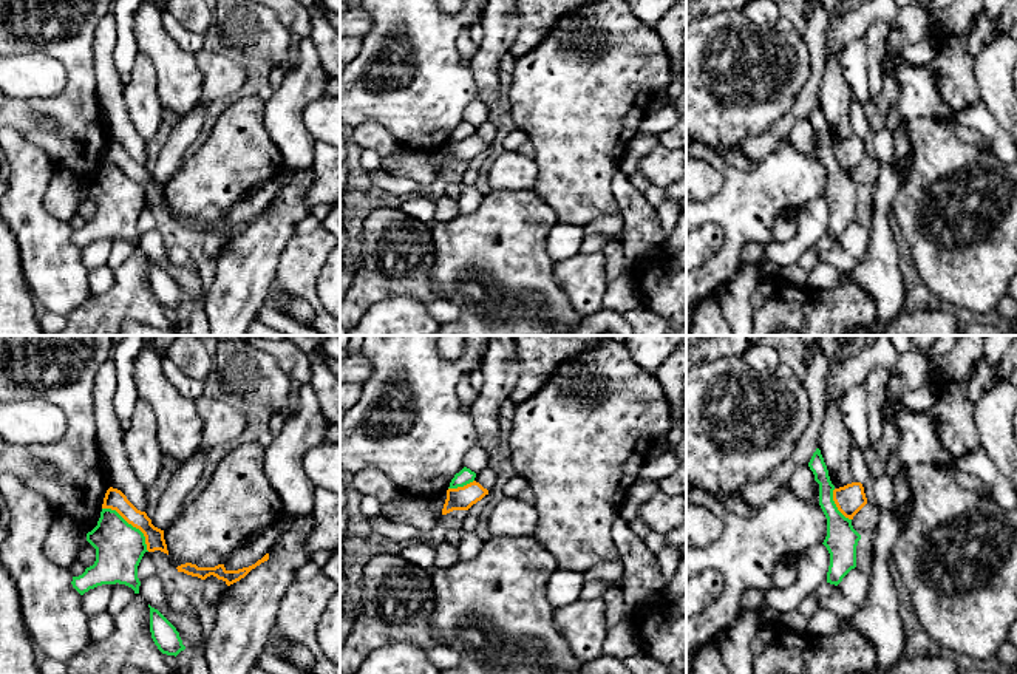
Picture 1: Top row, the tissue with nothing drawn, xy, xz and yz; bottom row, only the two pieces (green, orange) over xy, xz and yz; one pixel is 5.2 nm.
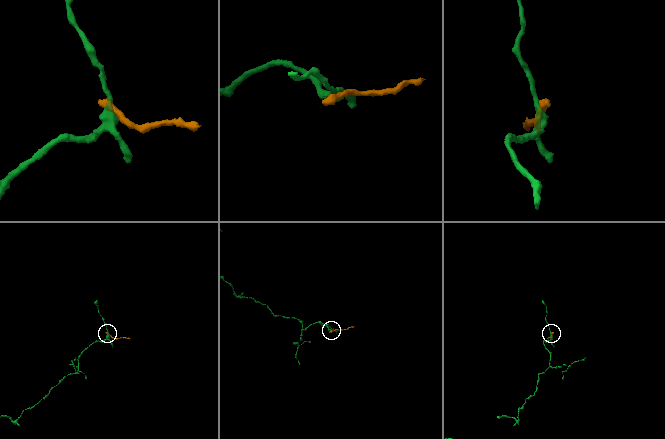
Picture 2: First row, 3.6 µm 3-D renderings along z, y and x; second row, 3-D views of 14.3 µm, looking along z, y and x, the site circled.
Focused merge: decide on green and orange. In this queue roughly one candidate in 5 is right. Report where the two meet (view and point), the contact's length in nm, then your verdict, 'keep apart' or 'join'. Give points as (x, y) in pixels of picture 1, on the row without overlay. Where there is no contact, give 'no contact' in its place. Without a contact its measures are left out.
contact xy (130, 178); length 340 nm; keep apart

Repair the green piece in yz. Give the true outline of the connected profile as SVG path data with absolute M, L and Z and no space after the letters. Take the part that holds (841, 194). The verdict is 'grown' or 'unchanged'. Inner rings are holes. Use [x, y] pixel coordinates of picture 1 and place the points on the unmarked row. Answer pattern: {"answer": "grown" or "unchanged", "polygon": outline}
{"answer": "unchanged", "polygon": "M819 102L813 107L808 121L819 138L819 159L827 172L827 190L822 196L830 207L827 237L838 240L856 221L856 199L861 189L853 182L852 173L845 172L833 155L835 139Z"}

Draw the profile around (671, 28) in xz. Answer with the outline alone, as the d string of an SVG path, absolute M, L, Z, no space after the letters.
M686 0L675 5L654 25L662 39L669 63L671 82L665 88L668 105L679 114L686 114Z

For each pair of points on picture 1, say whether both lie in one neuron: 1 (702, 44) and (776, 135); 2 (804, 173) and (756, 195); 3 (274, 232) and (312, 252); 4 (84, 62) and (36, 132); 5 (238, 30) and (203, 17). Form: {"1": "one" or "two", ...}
{"1": "two", "2": "one", "3": "two", "4": "one", "5": "two"}

